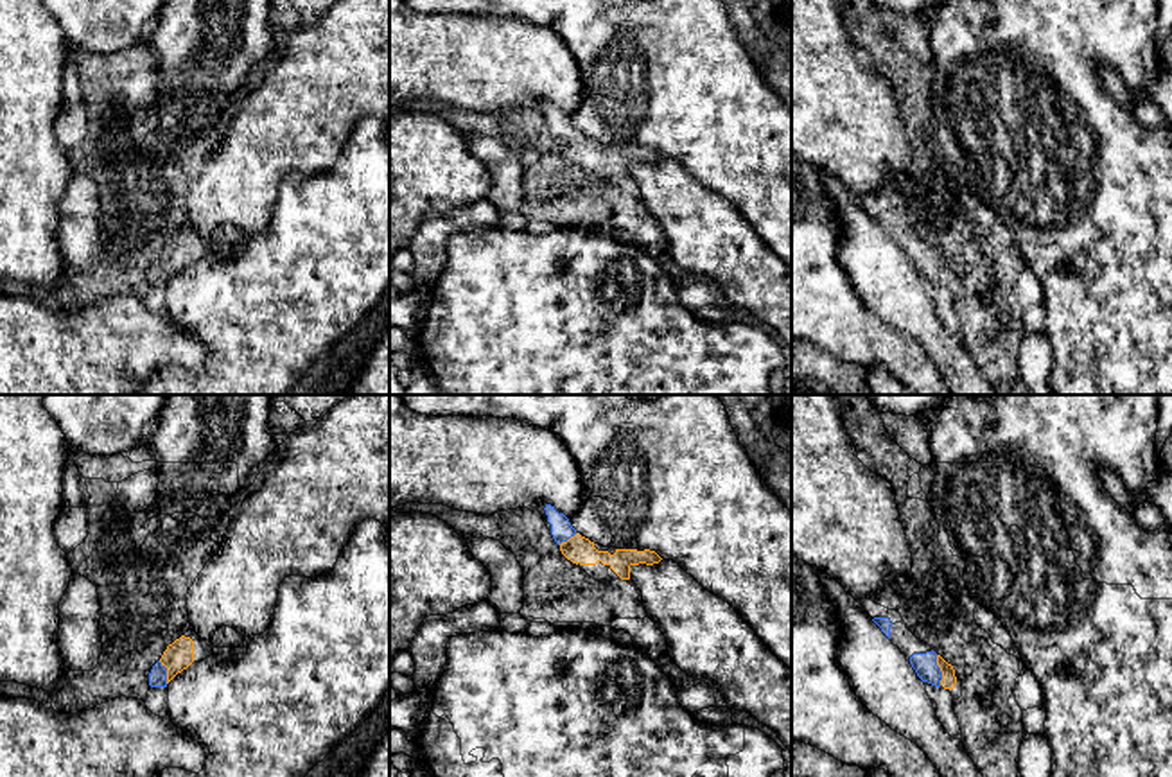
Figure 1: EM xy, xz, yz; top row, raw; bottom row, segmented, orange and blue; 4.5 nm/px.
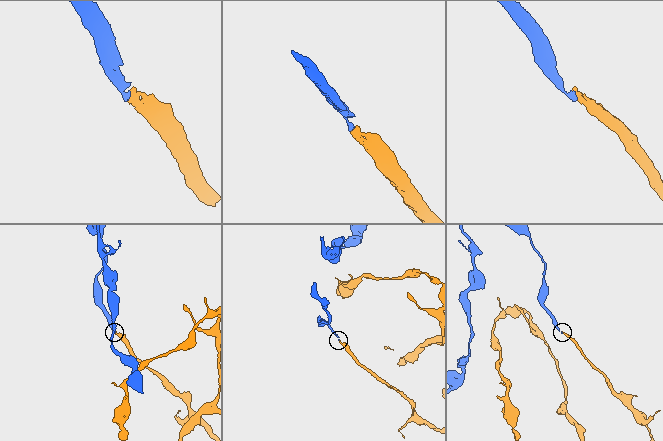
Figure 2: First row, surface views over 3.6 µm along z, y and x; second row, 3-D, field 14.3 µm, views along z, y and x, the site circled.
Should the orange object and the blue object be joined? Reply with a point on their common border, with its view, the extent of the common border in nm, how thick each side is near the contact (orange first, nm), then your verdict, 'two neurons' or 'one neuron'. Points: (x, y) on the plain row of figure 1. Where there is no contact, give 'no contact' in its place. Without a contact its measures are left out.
yz (941, 268) | 140 nm | 70/110 nm | one neuron

